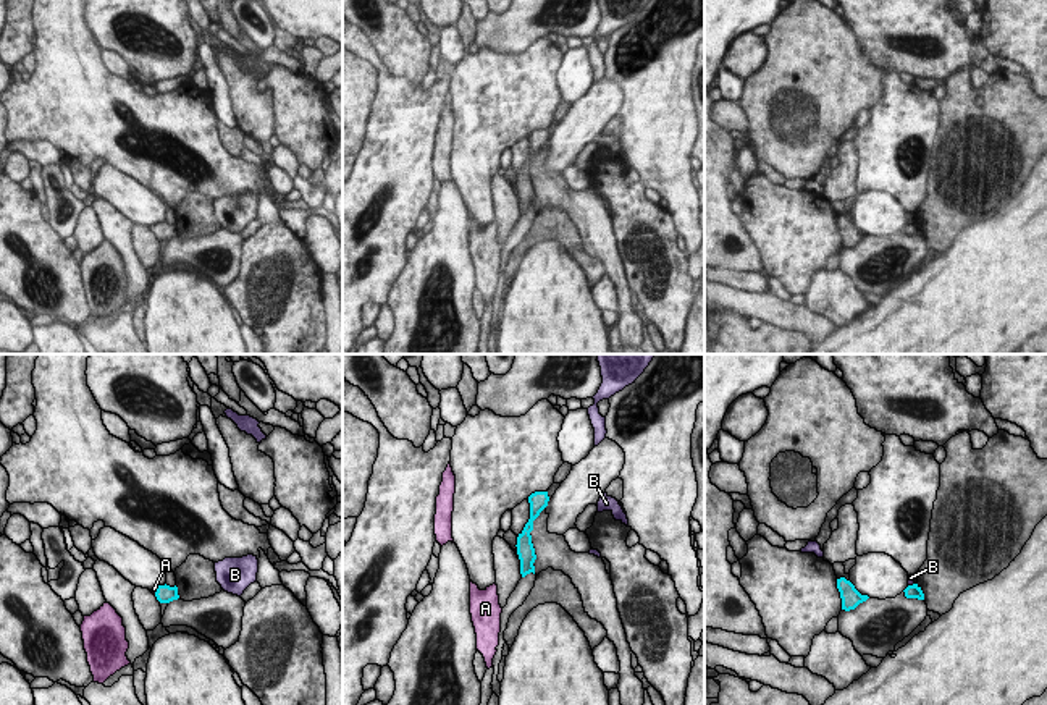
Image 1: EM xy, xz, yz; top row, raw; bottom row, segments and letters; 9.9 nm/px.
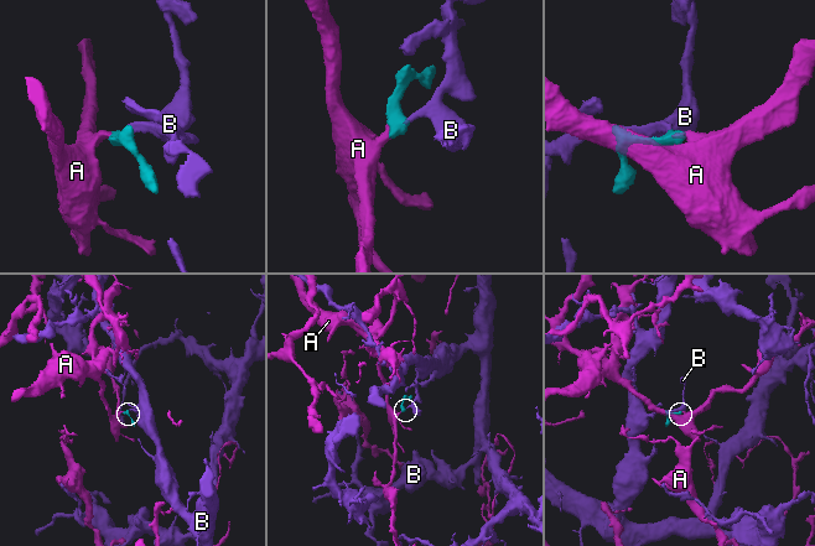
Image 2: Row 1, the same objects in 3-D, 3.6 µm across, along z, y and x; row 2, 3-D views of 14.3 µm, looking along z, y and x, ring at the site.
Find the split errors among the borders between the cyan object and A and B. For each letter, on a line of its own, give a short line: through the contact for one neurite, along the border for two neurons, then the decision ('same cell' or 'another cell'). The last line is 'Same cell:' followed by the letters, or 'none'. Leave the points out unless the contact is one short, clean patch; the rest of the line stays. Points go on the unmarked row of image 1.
A: line xy (165, 232), (157, 228), (154, 227); same cell
B: line yz (913, 220), (908, 223); another cell
Same cell: A

